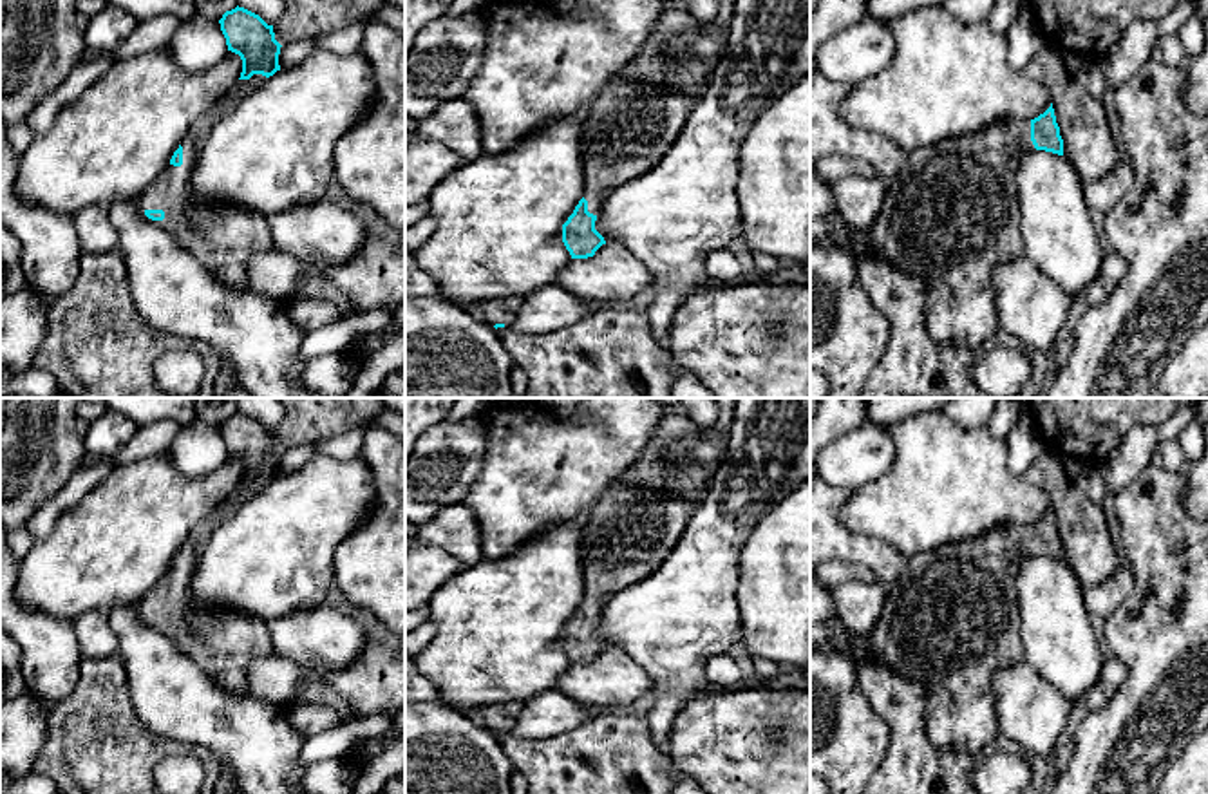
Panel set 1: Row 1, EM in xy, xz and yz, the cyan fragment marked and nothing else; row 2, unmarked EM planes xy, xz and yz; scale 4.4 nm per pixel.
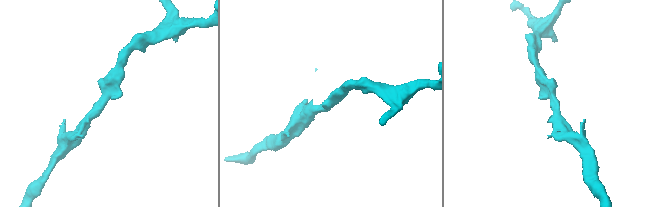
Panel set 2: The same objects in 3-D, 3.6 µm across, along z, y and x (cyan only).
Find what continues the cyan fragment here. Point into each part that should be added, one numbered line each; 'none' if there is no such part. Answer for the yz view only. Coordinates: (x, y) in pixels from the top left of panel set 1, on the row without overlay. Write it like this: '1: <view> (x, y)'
1: yz (952, 621)

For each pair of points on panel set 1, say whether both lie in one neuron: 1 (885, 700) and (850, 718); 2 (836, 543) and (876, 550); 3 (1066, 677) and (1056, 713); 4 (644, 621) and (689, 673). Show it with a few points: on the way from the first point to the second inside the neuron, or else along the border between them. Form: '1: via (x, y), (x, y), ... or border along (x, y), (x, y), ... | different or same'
1: border along (856, 668), (858, 690), (888, 726), (887, 747) | different
2: via (845, 545), (867, 550) | same
3: border along (1029, 666), (1071, 706) | different
4: via (657, 633), (673, 650), (677, 661) | same

